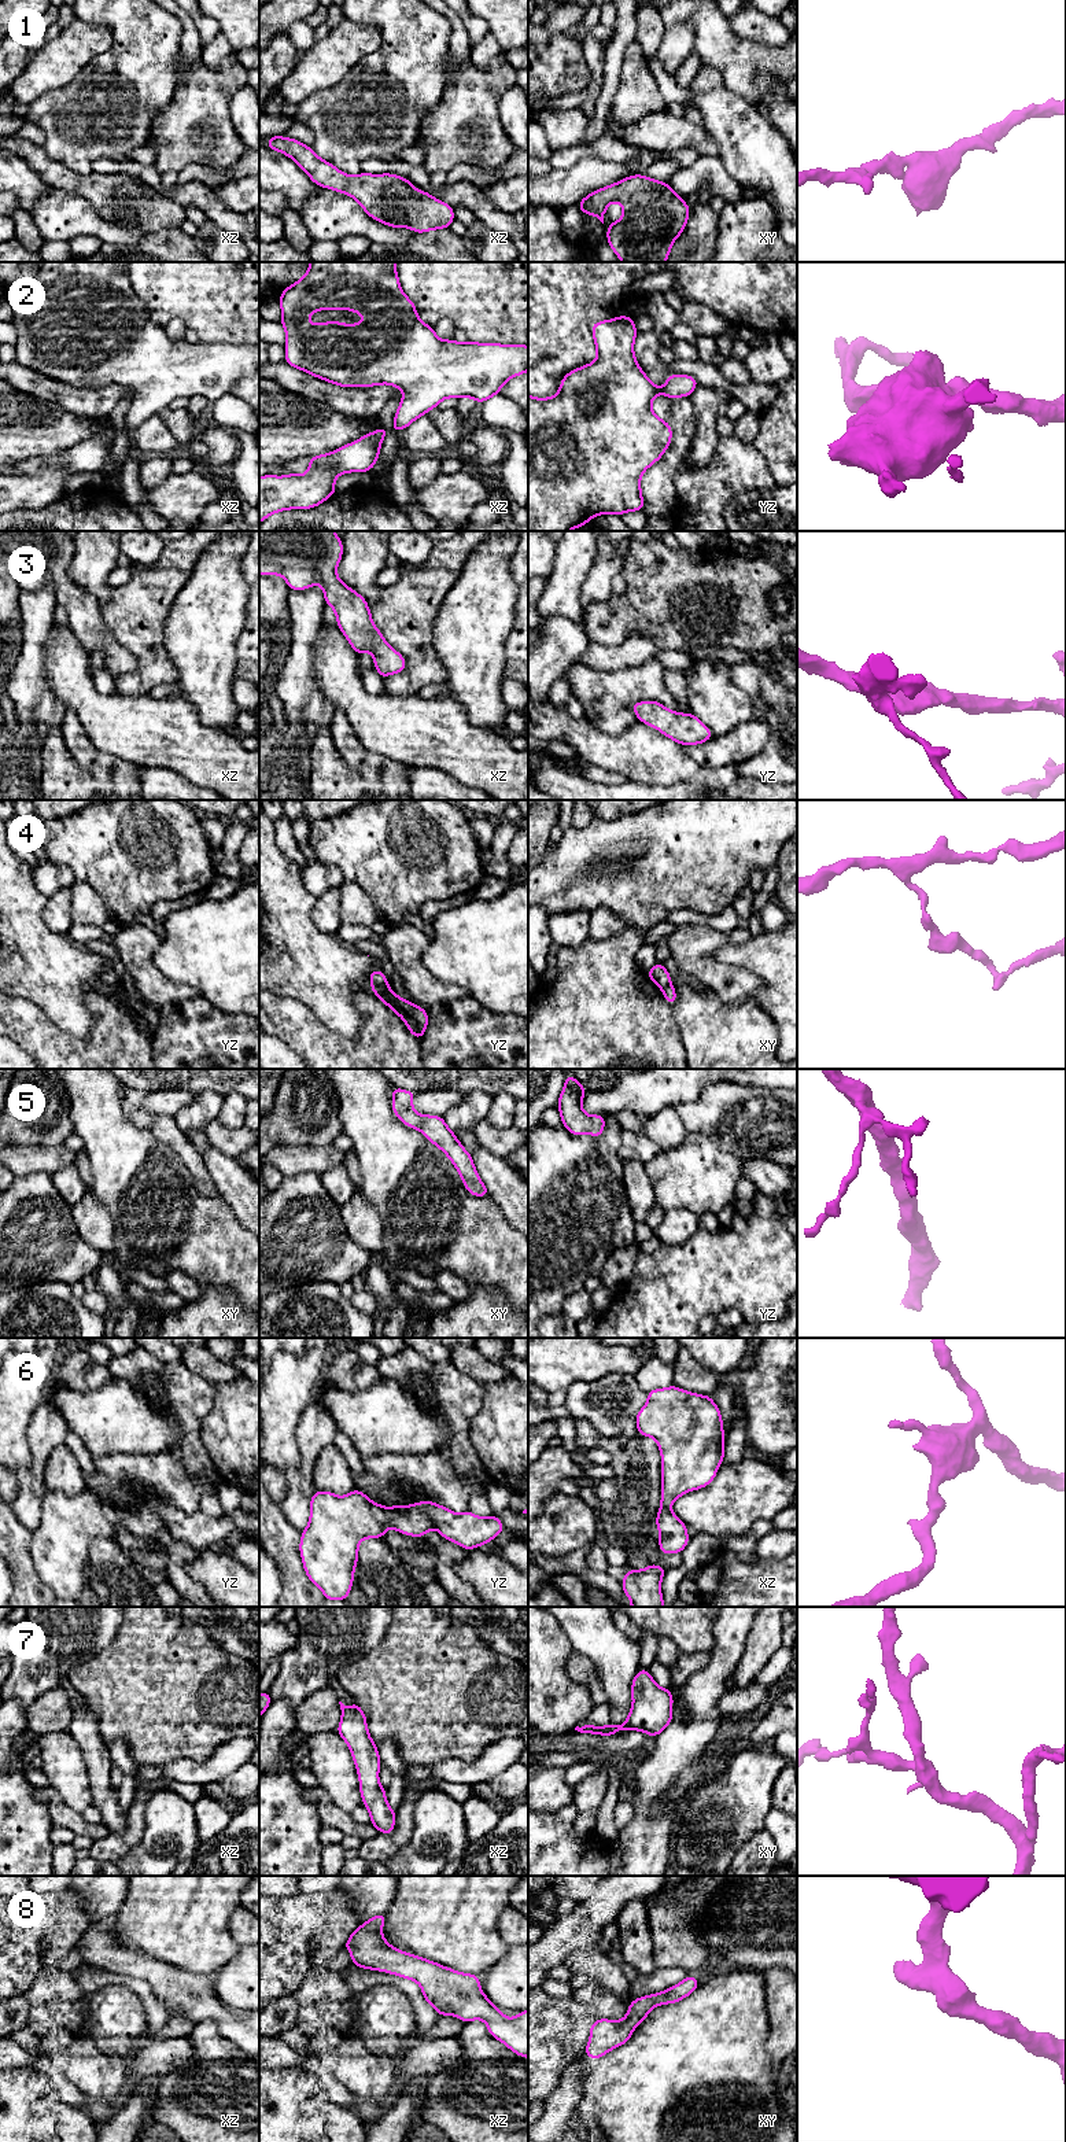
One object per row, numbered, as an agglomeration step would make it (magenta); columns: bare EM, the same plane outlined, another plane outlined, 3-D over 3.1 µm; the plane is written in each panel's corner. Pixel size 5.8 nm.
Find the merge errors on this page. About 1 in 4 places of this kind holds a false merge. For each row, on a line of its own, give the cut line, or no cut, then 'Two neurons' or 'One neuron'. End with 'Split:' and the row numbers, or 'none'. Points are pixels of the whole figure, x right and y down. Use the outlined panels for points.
1: No split. One neuron
2: No split. One neuron
3: No split. One neuron
4: Split along yz (387, 985), (375, 985), (372, 988). Two neurons
5: No split. One neuron
6: No split. One neuron
7: No split. One neuron
8: No split. One neuron
Split: 4

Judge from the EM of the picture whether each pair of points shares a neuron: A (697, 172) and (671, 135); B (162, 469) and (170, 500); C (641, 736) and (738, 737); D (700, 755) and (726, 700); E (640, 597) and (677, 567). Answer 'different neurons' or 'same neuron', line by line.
A: different neurons
B: different neurons
C: different neurons
D: different neurons
E: same neuron

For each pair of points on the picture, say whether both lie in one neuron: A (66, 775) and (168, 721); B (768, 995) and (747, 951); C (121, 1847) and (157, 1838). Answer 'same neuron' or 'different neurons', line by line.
A: different neurons
B: same neuron
C: different neurons

